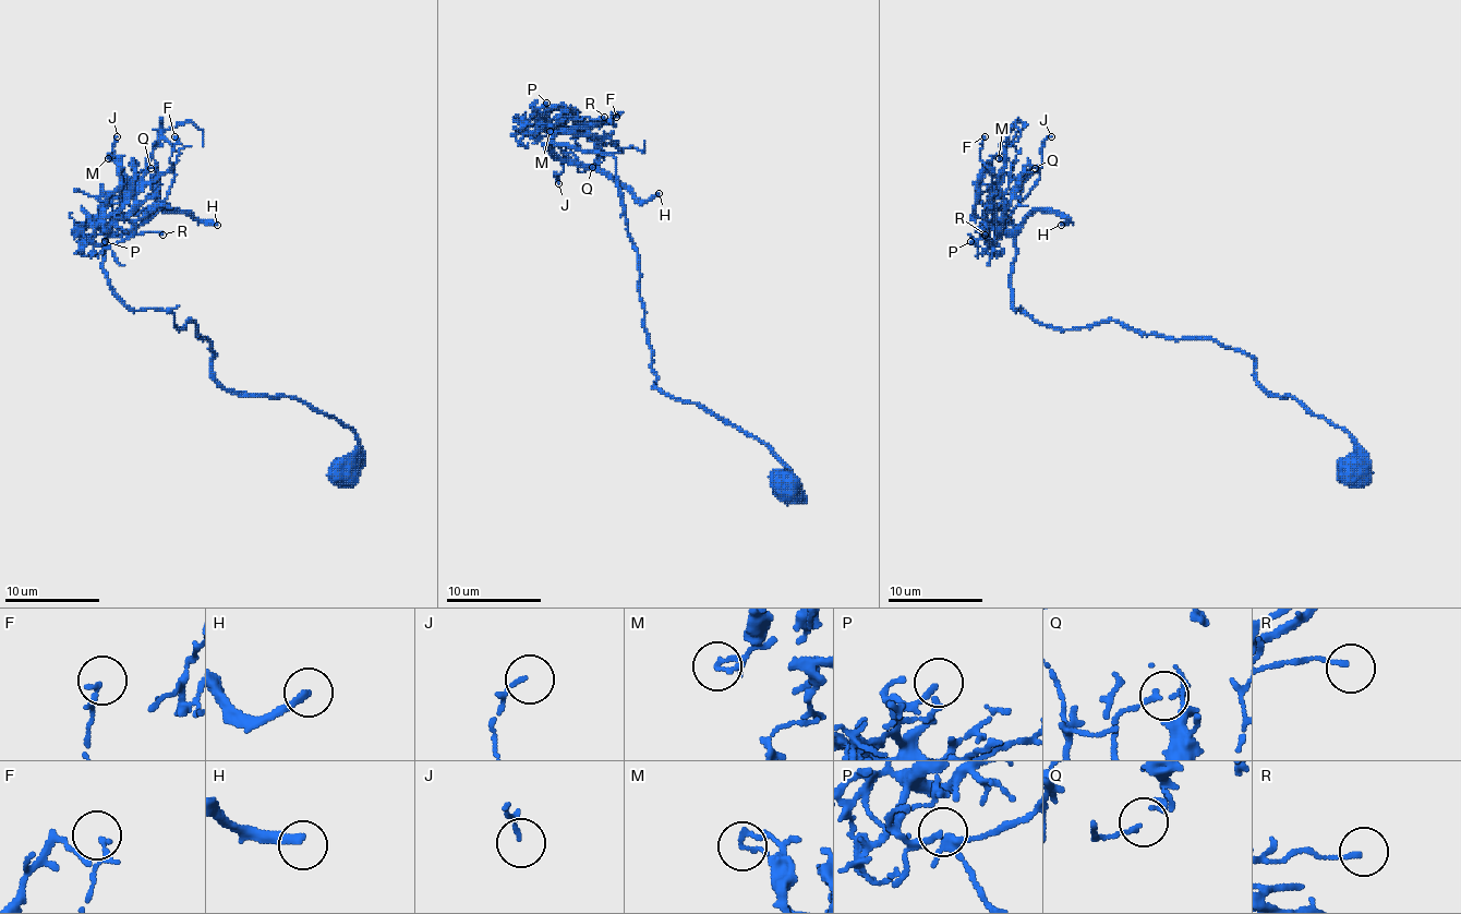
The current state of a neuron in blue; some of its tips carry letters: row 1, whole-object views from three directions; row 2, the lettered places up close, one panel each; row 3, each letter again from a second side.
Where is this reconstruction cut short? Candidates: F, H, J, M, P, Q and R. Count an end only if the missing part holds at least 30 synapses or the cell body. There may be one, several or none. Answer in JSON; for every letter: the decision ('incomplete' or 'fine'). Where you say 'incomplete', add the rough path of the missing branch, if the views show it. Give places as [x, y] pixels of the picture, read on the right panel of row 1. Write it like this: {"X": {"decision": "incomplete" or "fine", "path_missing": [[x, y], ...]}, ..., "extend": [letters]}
{"F": {"decision": "fine"}, "H": {"decision": "incomplete", "path_missing": [[1061, 225], [1142, 239], [1230, 235], [1256, 225], [1288, 239], [1288, 253], [1270, 269], [1272, 239], [1266, 229]]}, "J": {"decision": "fine"}, "M": {"decision": "fine"}, "P": {"decision": "fine"}, "Q": {"decision": "fine"}, "R": {"decision": "fine"}, "extend": ["H"]}

